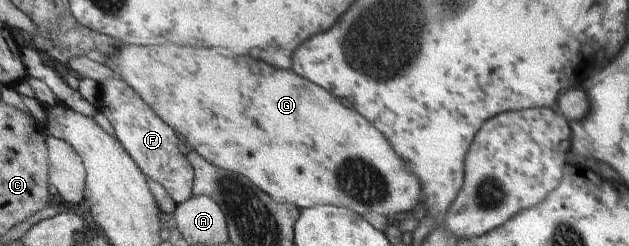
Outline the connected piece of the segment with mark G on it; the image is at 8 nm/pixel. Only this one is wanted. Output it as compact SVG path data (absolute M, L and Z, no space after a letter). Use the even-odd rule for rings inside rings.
M173 43L148 47L123 44L117 54L108 58L105 65L117 73L121 79L126 80L129 86L132 86L133 90L136 90L137 94L140 94L144 101L159 115L159 118L164 119L169 126L172 126L177 134L183 135L189 145L196 152L199 152L207 162L211 162L218 168L245 176L276 202L293 204L301 209L314 208L316 205L334 205L345 207L354 213L365 216L372 212L382 215L408 214L410 210L415 208L415 204L419 204L423 200L422 188L418 178L407 172L403 160L395 154L395 150L387 142L387 138L367 118L363 118L357 110L343 106L343 102L339 98L335 98L331 92L312 80L297 74L297 71L293 69L275 68L275 66L261 62L261 60L255 60L255 58L225 58L217 50L197 50L197 48L189 48L189 46L175 46Z

